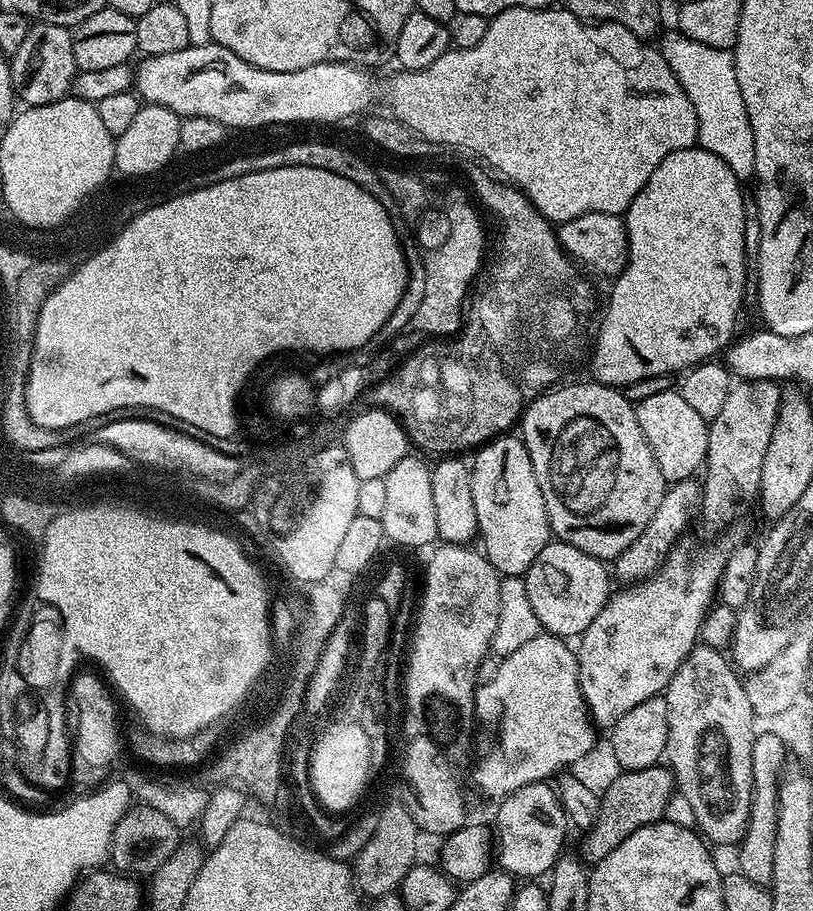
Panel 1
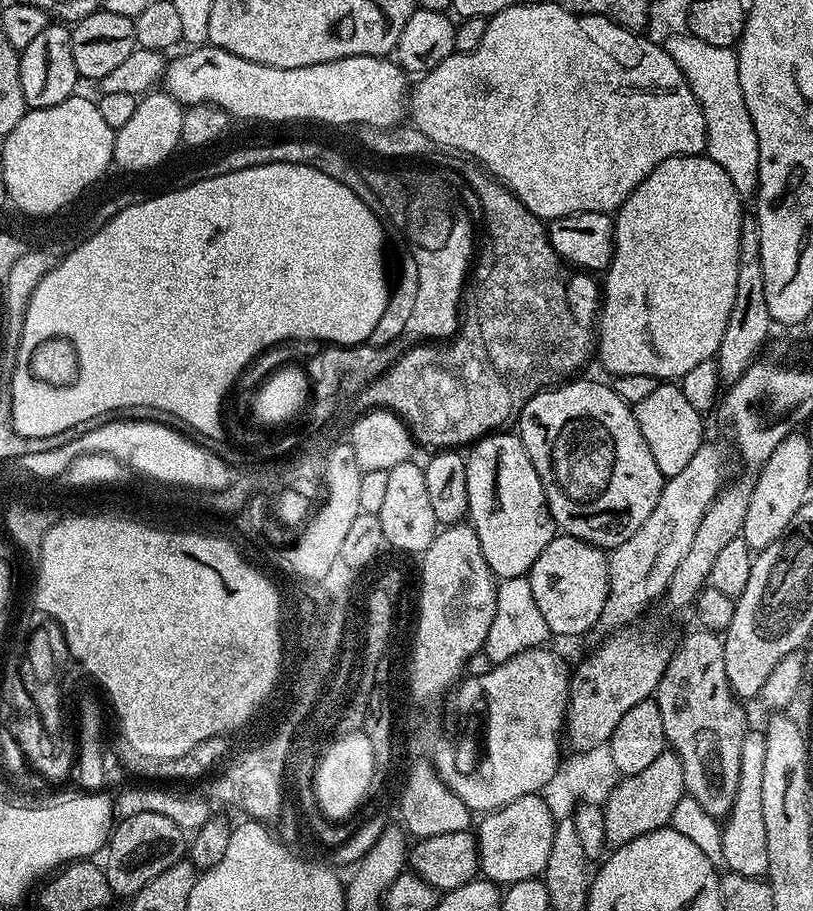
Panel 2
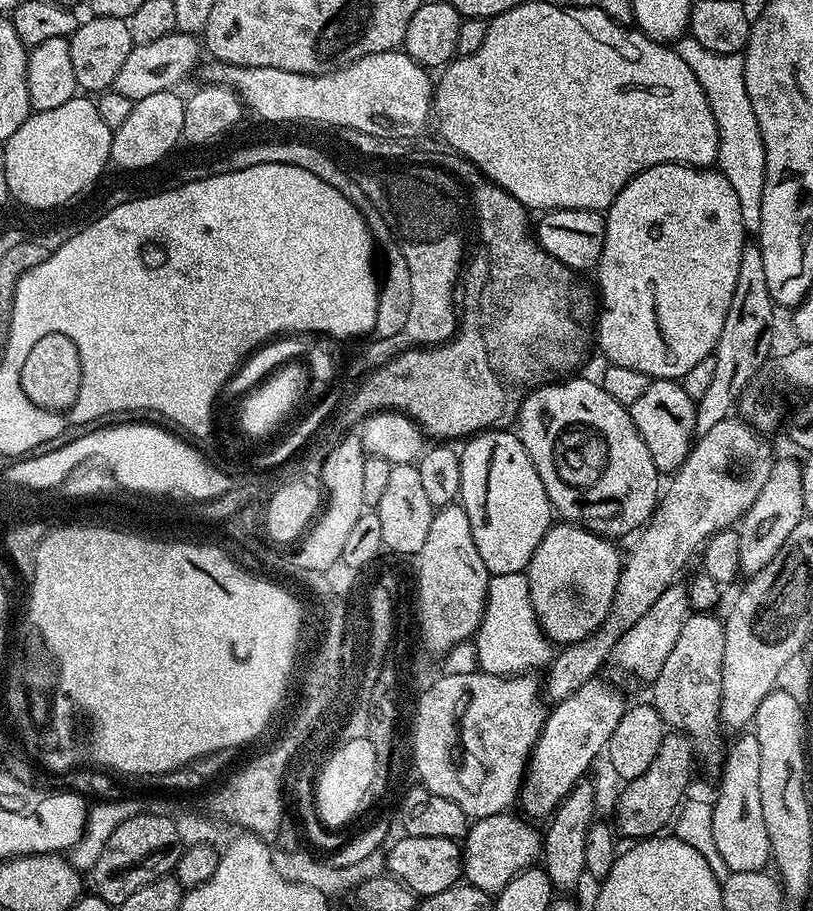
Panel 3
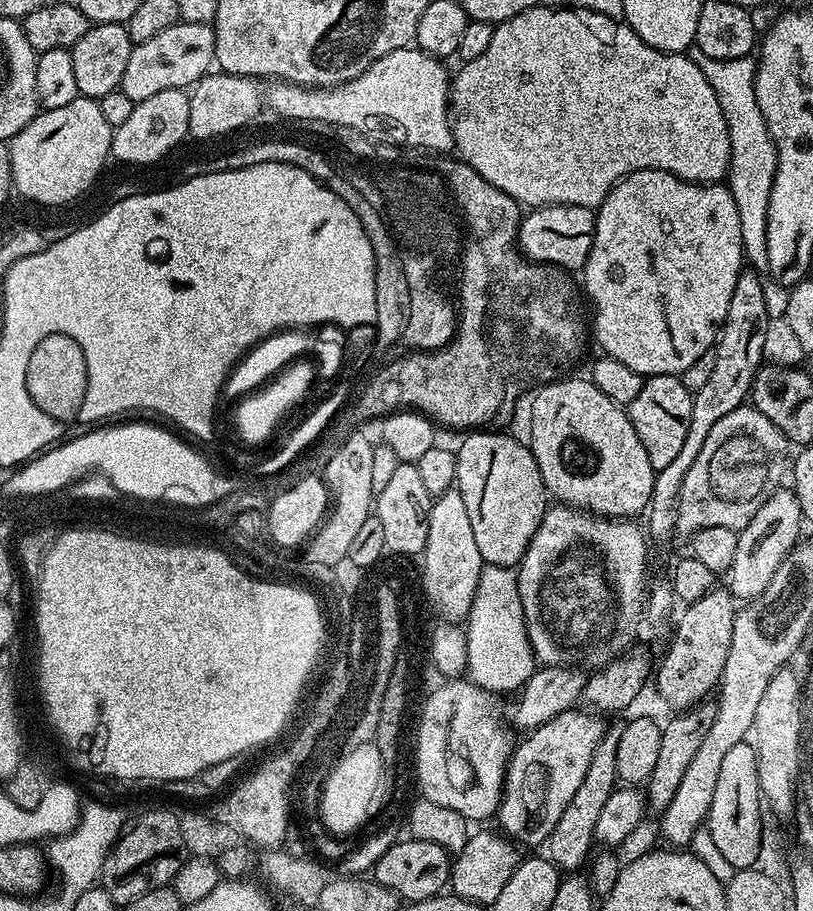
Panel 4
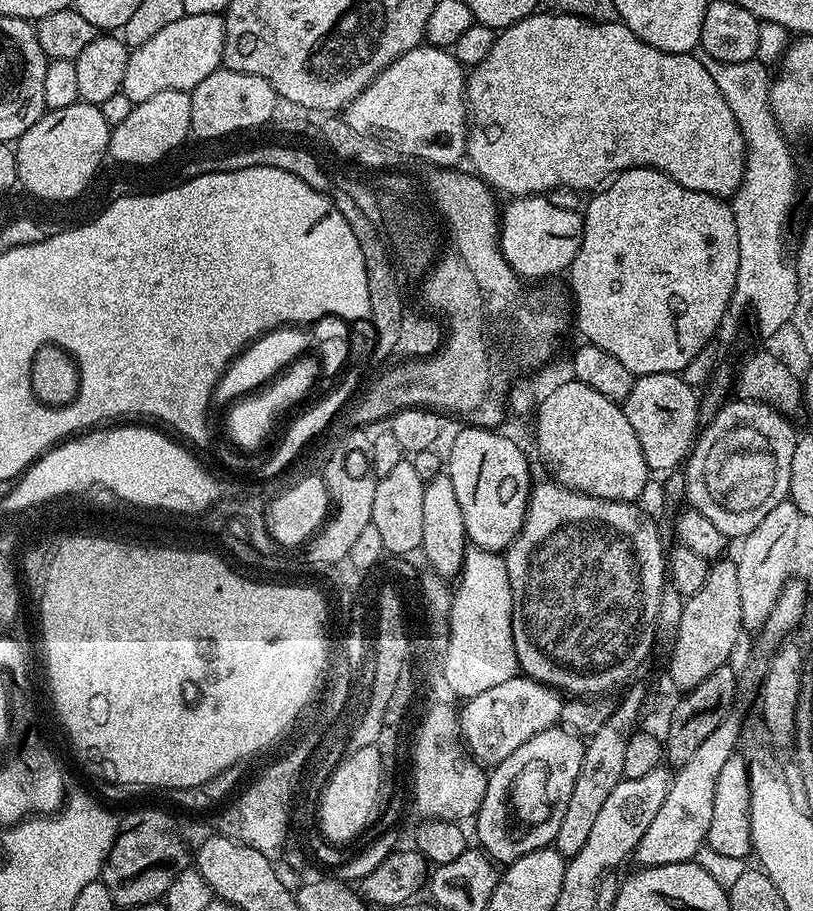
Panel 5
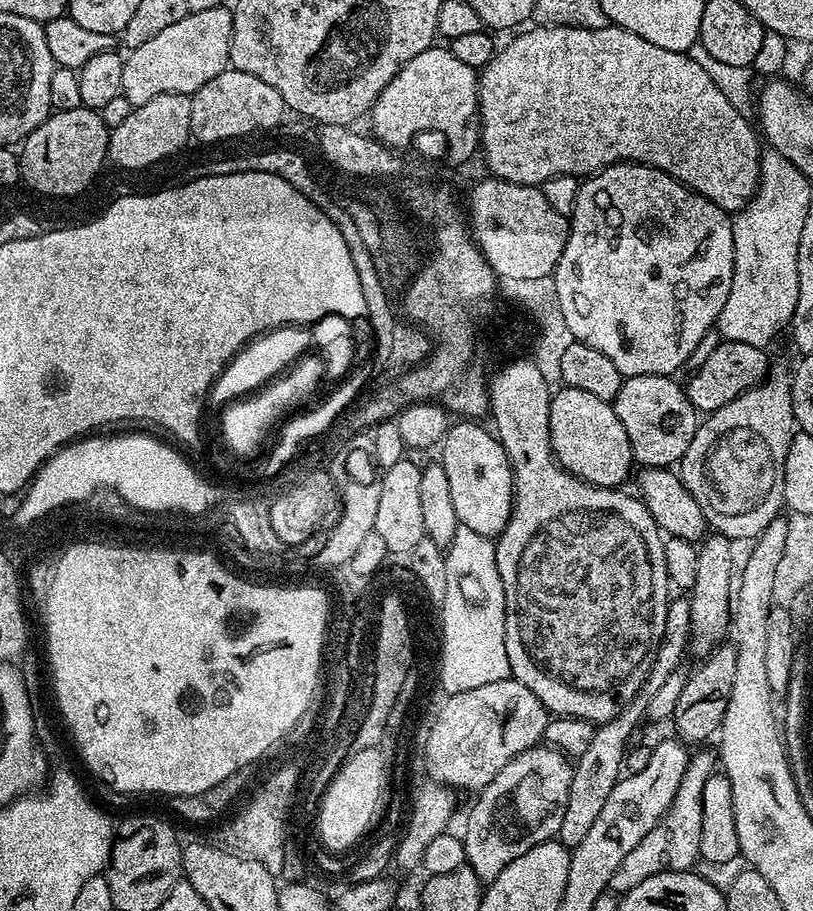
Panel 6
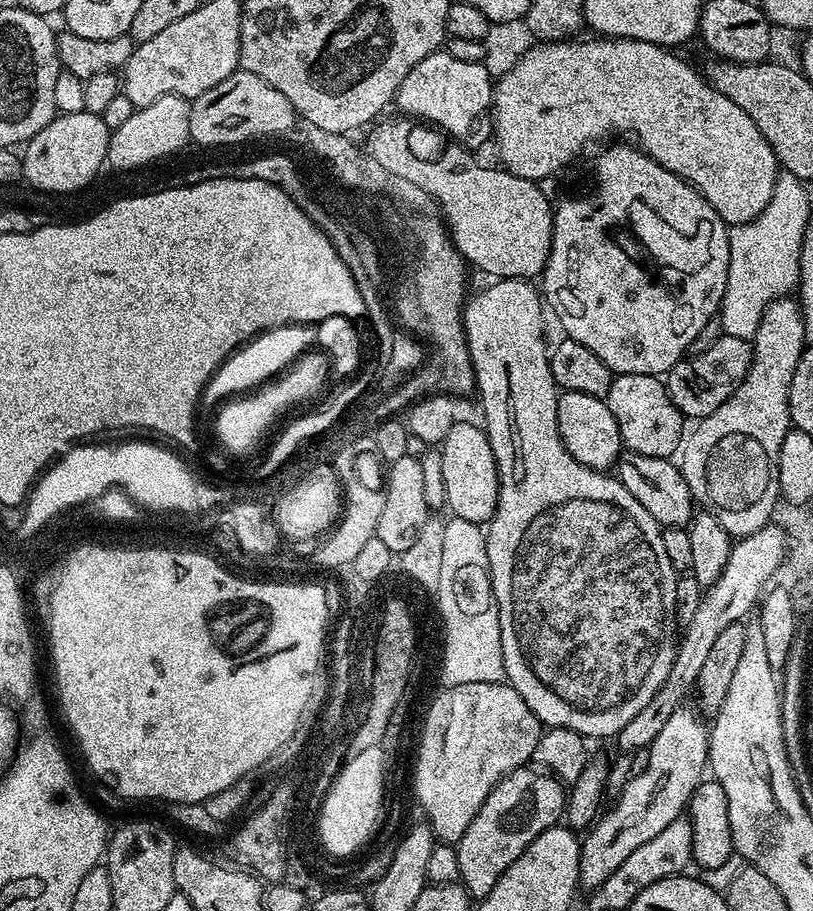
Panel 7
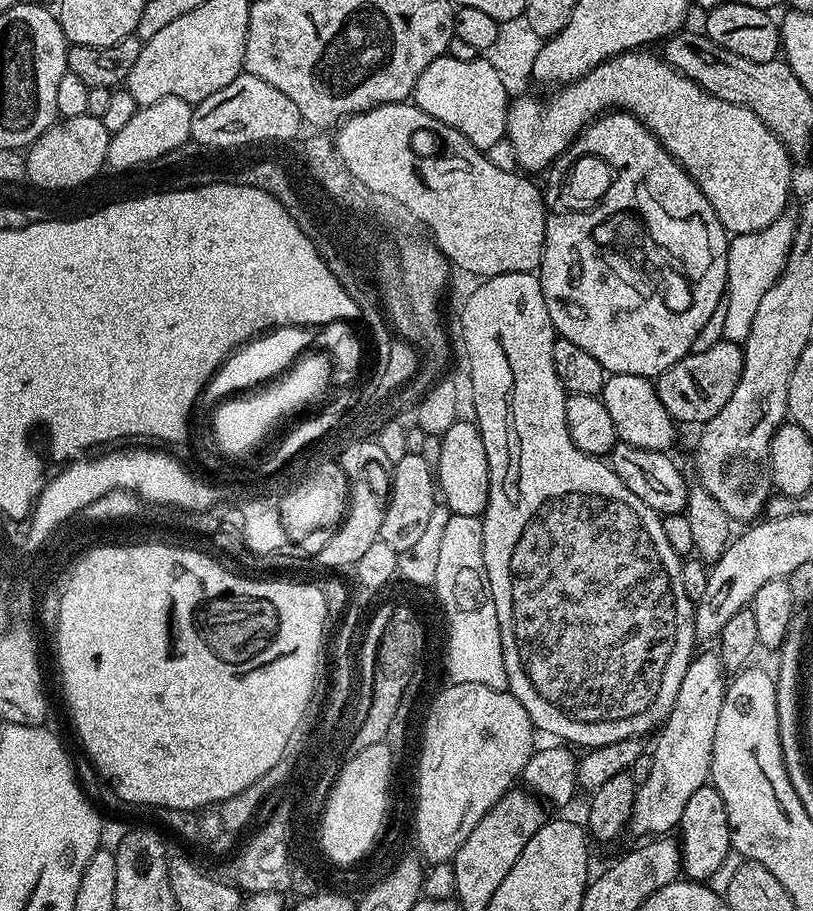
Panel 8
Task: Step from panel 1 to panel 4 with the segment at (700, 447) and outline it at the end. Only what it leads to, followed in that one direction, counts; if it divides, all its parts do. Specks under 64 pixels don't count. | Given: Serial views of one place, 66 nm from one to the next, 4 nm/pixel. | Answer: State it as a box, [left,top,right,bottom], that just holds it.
[626,376,693,470]

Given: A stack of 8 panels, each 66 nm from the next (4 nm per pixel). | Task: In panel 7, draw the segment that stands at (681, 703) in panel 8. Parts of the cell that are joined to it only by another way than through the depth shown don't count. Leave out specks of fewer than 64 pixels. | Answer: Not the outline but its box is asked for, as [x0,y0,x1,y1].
[580,706,710,890]

